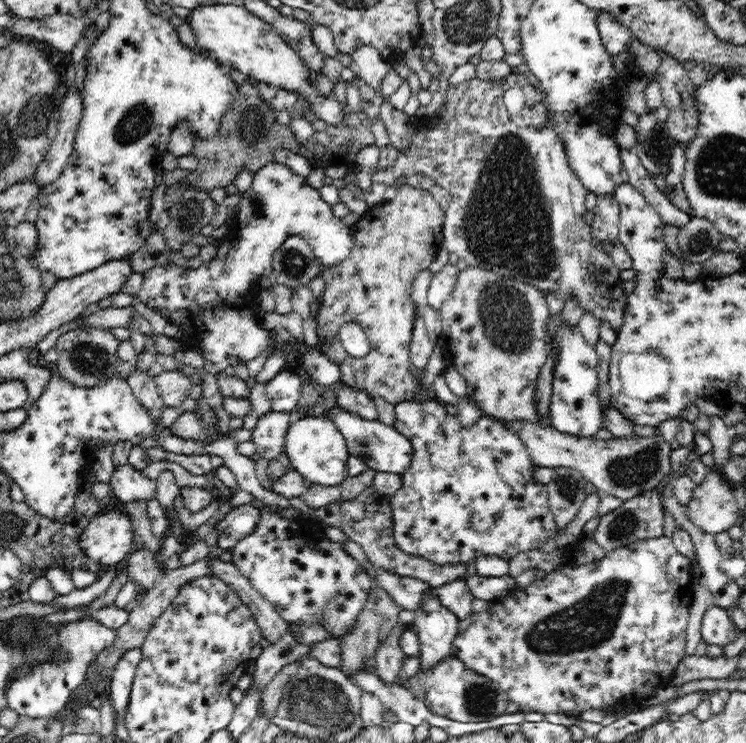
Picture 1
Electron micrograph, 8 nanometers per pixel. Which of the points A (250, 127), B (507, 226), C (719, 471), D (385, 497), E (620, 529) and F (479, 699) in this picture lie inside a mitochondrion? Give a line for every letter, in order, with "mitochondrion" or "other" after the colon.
A: mitochondrion
B: mitochondrion
C: other
D: other
E: mitochondrion
F: mitochondrion

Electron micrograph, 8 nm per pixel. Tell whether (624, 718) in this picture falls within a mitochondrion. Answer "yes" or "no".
no

